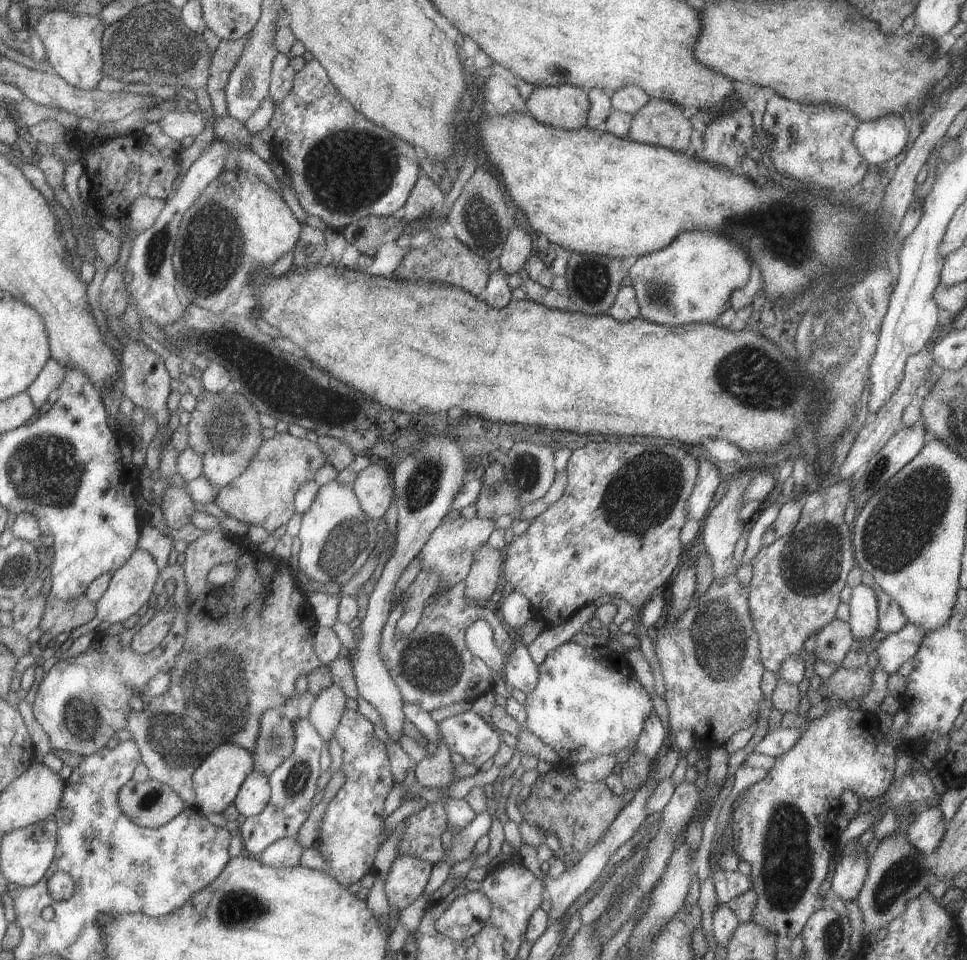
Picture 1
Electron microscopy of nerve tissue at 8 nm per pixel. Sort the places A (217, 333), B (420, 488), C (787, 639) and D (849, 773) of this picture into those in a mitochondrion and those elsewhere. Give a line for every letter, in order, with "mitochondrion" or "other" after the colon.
A: mitochondrion
B: mitochondrion
C: other
D: other

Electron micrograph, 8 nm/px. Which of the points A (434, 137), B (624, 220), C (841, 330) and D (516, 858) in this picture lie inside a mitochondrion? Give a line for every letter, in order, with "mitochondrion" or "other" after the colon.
A: other
B: other
C: mitochondrion
D: other

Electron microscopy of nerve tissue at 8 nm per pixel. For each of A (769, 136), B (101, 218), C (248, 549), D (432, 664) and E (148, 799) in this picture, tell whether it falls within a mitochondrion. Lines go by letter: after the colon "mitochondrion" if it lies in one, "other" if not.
A: other
B: other
C: other
D: mitochondrion
E: mitochondrion

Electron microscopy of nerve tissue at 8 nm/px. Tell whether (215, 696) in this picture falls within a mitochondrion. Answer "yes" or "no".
yes

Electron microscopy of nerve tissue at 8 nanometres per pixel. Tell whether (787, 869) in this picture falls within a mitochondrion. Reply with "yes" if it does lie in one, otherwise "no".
yes

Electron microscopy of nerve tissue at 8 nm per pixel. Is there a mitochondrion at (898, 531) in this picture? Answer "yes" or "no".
yes

